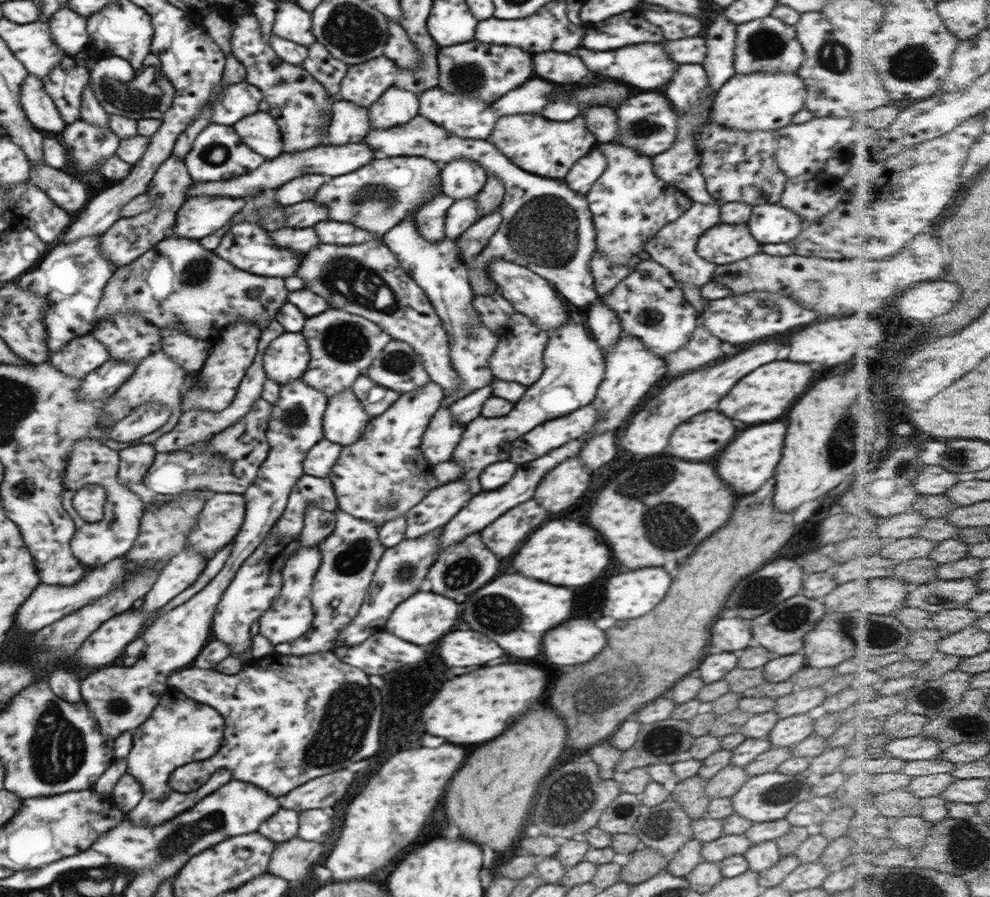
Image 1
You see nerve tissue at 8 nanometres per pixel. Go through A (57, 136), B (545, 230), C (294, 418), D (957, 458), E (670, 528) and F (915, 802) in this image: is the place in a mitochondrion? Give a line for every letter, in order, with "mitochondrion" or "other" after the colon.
A: other
B: mitochondrion
C: mitochondrion
D: mitochondrion
E: mitochondrion
F: other

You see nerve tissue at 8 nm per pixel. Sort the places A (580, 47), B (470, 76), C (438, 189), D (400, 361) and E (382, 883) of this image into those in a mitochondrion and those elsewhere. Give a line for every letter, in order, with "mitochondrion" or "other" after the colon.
A: other
B: mitochondrion
C: other
D: mitochondrion
E: other

